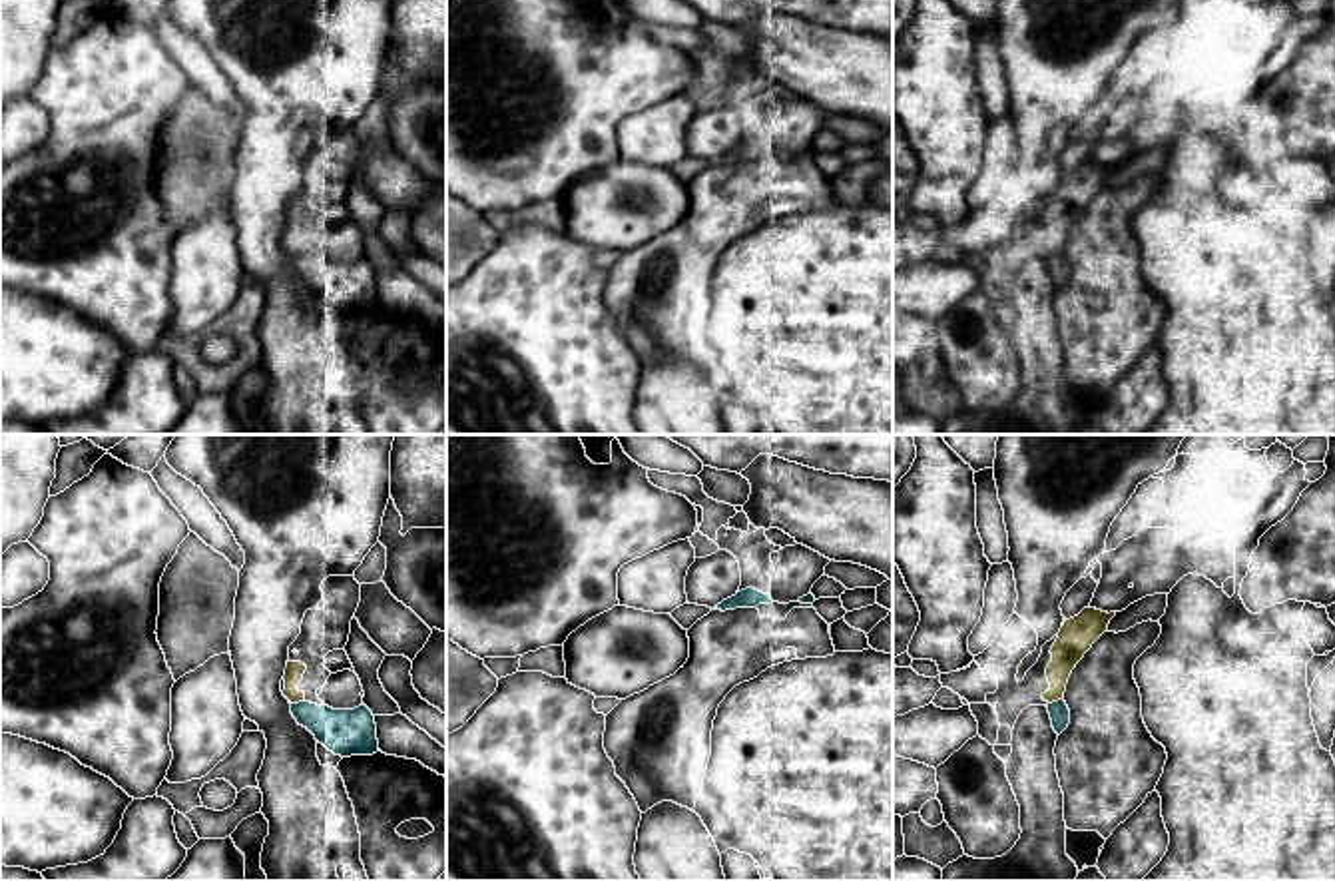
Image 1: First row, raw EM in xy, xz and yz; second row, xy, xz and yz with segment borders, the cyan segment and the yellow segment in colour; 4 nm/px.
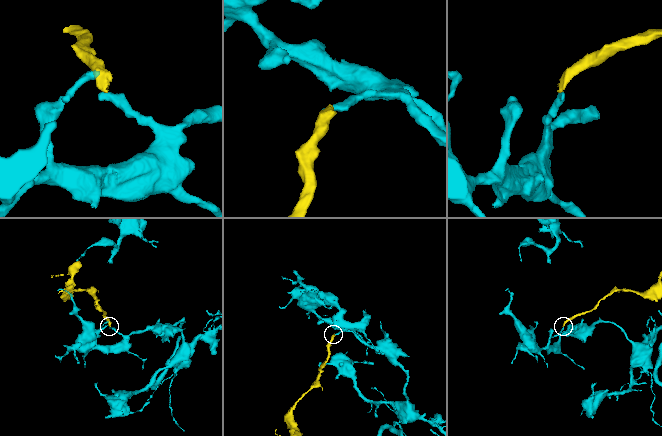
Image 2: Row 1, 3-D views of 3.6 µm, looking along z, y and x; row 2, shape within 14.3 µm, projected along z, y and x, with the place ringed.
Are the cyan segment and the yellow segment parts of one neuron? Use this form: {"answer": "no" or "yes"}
{"answer": "no"}

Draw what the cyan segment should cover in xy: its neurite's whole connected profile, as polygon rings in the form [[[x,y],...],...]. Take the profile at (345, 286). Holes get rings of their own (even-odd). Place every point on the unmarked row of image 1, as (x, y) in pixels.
[[[303,253],[291,257],[291,267],[335,309],[351,311],[381,305],[375,269],[365,257],[355,263],[333,263]]]

